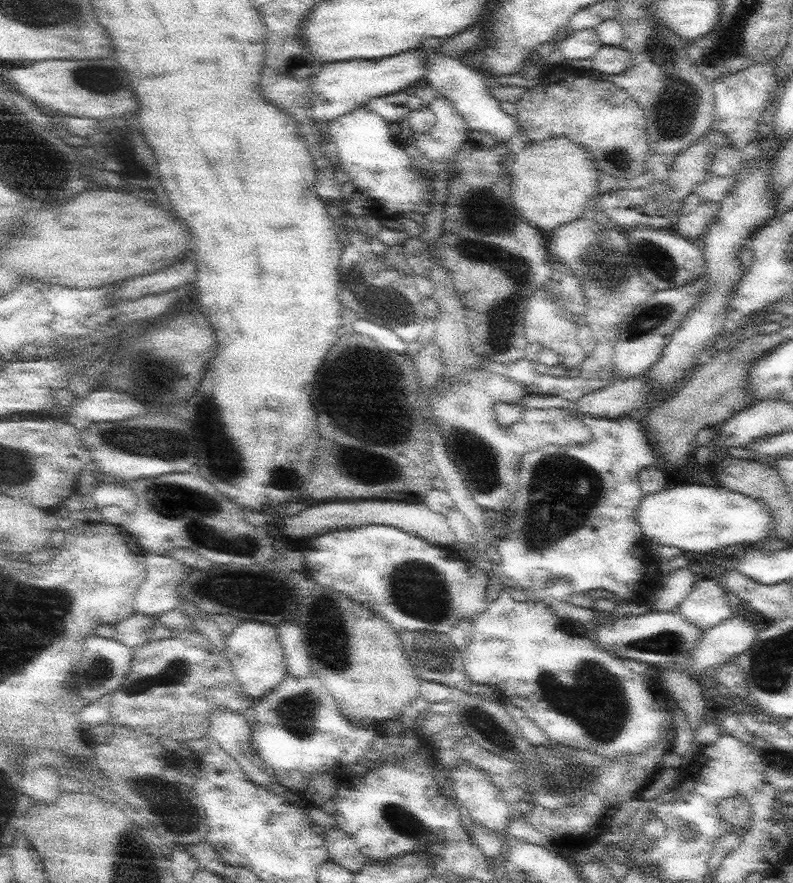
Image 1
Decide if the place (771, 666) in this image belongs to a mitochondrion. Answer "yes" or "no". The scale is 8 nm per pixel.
yes

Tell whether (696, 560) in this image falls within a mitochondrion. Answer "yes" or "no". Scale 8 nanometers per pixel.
no

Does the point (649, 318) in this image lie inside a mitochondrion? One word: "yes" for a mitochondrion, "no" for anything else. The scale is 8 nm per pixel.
yes

